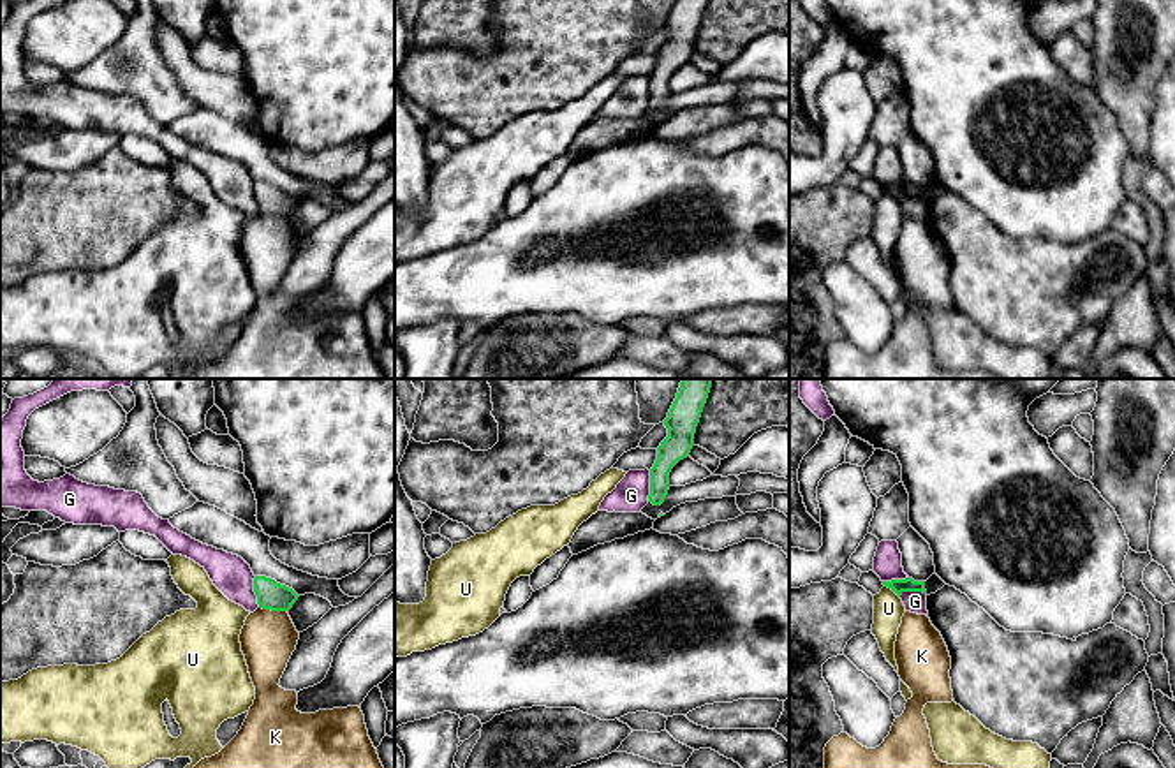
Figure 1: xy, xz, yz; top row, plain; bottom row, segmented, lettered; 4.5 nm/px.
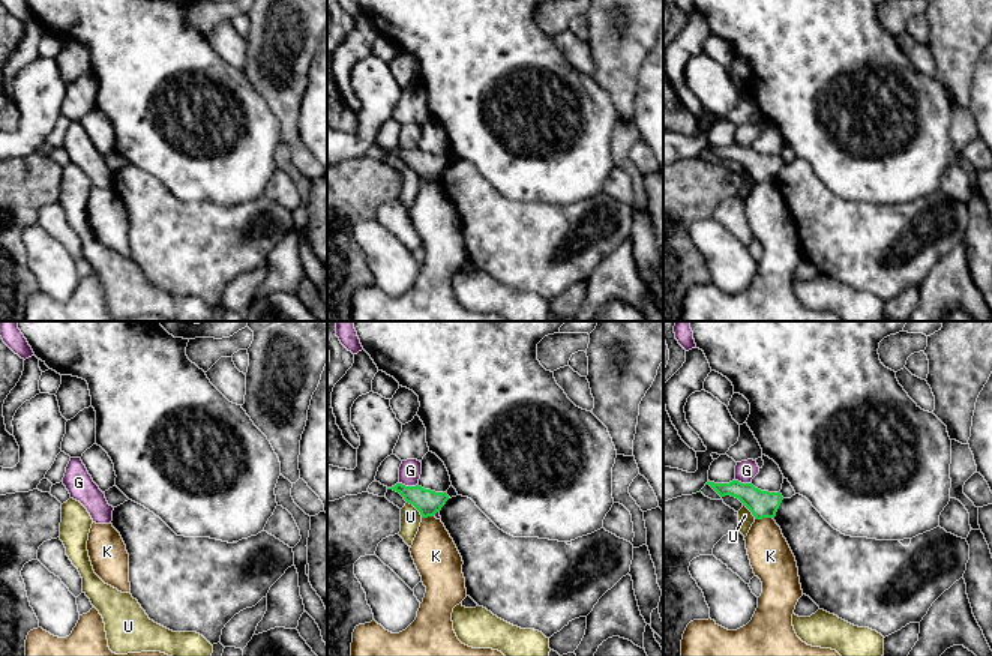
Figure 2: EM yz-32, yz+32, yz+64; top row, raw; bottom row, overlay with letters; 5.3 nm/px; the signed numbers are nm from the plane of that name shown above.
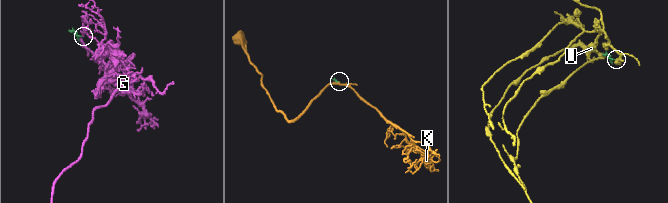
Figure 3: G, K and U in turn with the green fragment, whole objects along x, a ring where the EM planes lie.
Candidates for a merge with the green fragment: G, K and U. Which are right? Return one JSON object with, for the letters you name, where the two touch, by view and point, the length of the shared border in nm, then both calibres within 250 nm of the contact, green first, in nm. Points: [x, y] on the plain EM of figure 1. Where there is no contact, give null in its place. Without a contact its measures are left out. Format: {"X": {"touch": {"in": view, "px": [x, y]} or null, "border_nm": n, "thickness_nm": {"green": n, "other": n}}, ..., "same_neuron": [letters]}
{"same_neuron": []}

